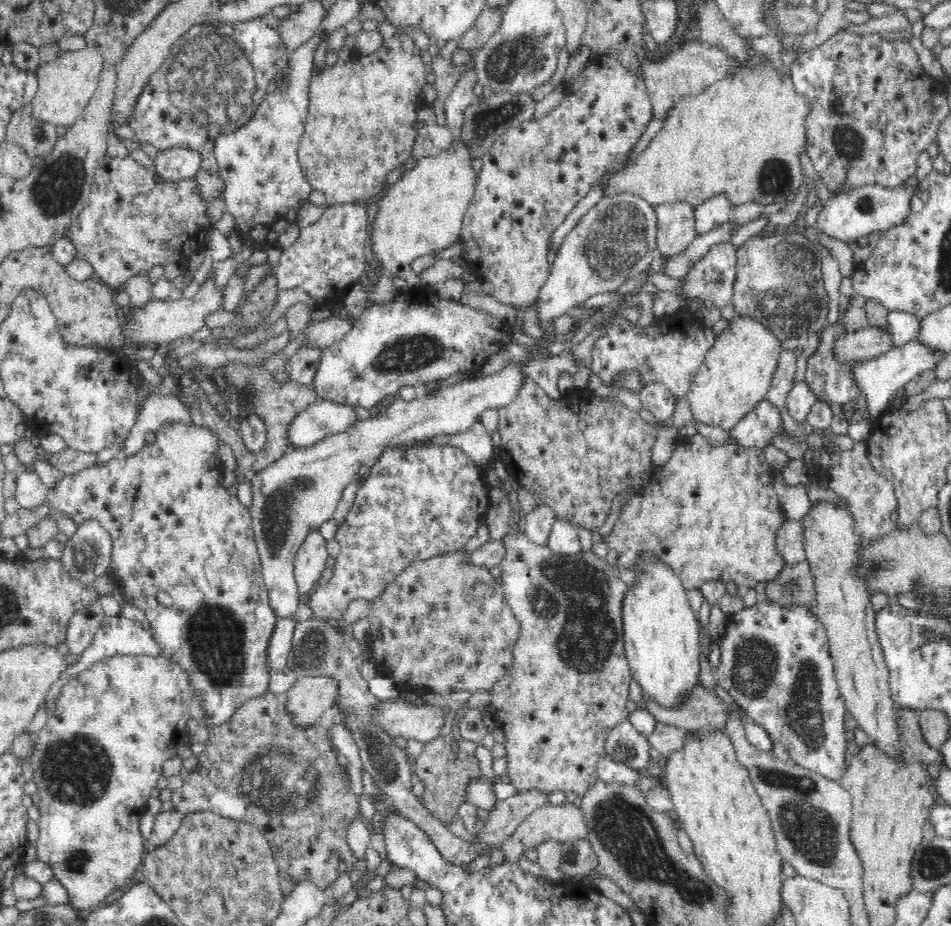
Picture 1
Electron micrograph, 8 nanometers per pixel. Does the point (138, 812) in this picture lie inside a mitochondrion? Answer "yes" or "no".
no

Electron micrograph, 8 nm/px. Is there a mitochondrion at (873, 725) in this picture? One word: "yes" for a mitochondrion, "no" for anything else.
no

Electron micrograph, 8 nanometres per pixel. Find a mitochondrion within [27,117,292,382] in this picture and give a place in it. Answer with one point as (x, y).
(41, 137)

